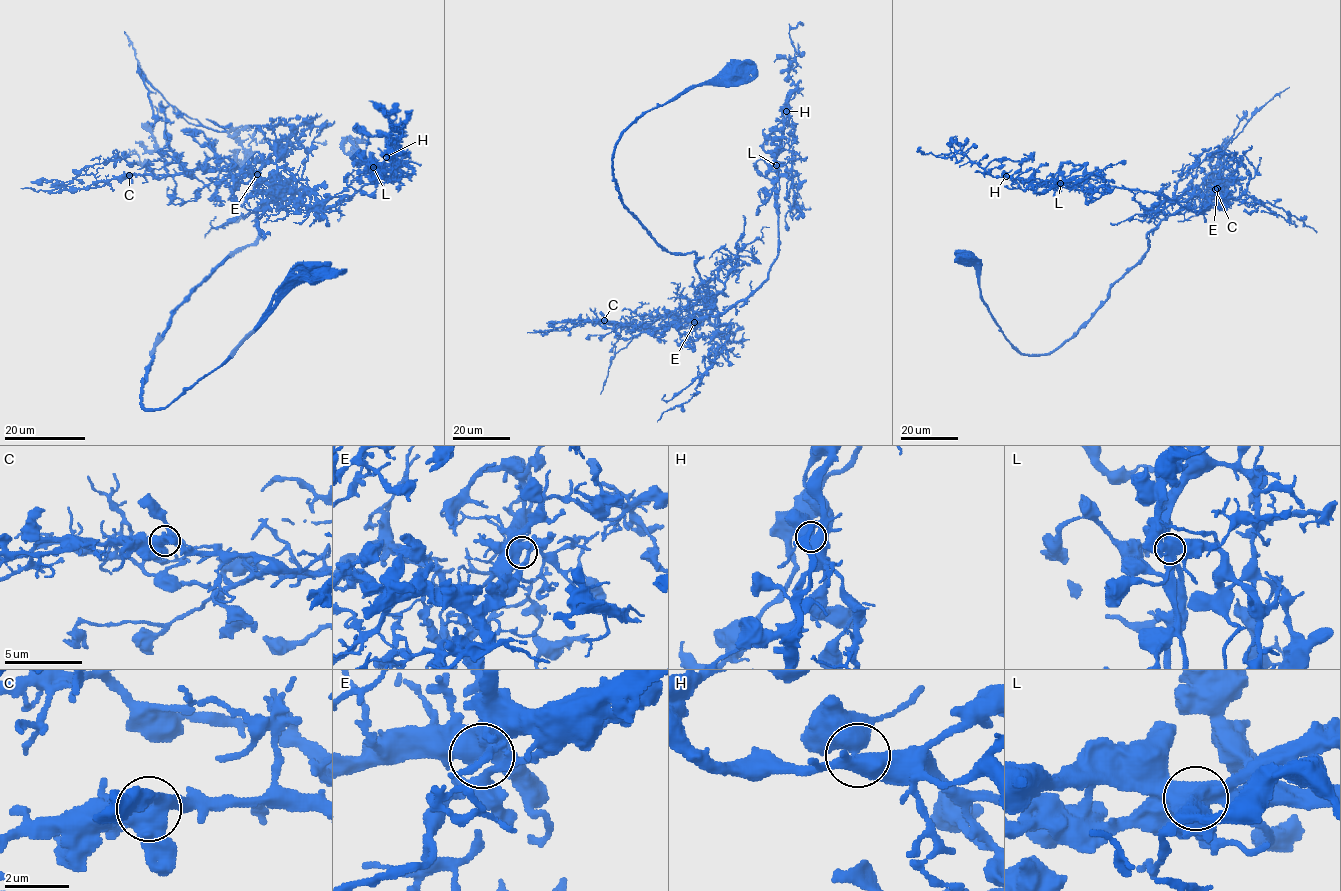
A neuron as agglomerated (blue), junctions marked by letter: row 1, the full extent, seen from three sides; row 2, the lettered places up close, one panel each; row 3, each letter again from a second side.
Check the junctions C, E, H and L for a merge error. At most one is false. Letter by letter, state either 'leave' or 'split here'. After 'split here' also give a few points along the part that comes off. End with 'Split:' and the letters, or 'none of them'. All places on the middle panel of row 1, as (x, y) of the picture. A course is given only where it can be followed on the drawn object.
C: leave
E: leave
H: leave
L: split here; course (776, 165), (775, 151), (786, 109)
Split: L

